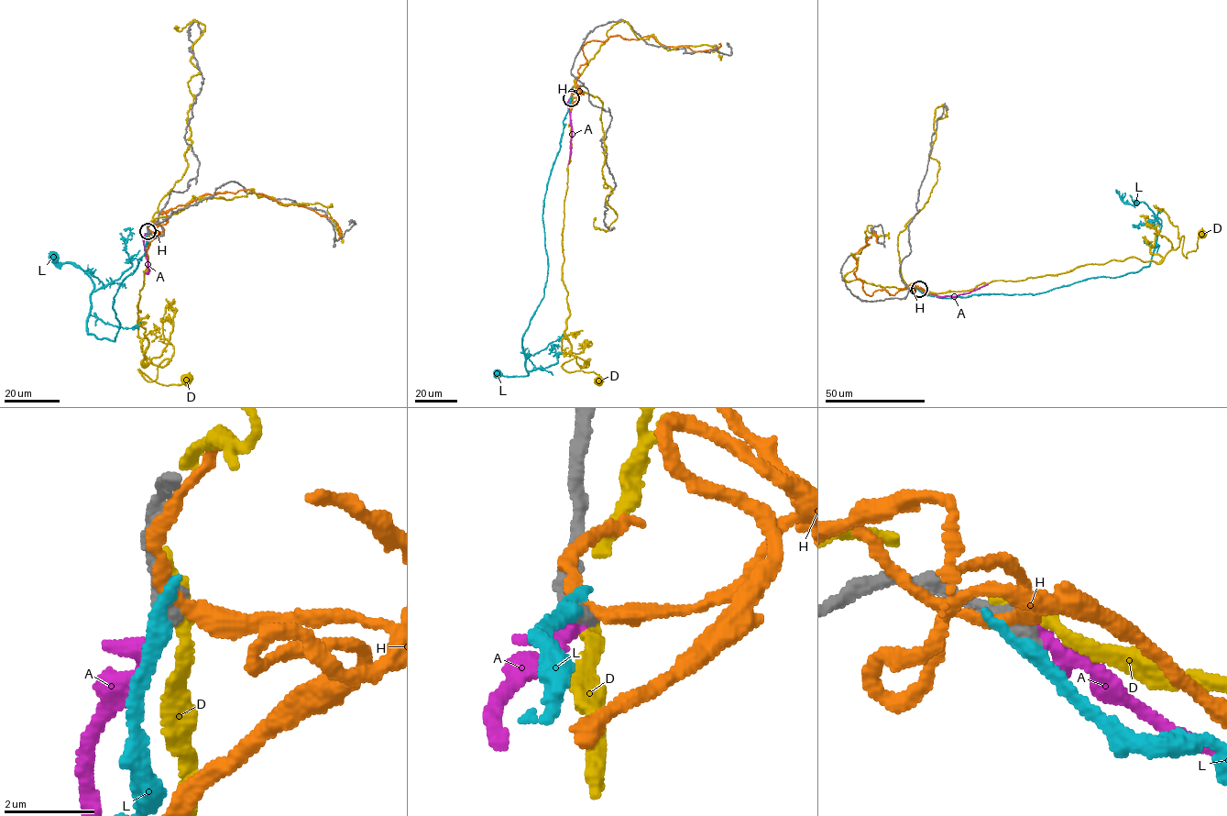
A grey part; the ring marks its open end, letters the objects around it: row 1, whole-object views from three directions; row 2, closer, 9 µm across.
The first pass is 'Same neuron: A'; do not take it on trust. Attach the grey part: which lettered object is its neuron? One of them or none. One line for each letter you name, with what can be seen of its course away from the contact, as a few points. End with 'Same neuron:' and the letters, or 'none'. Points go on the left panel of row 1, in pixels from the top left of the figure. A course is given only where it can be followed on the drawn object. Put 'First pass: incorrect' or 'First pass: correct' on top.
First pass: correct
A: Its course: (147, 231), (144, 239), (148, 274), (145, 273)
Same neuron: A

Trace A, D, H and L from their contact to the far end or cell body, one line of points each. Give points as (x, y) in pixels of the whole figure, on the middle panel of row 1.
A: (571, 98), (568, 102), (571, 127), (568, 164)
D: (572, 98), (564, 335), (585, 365), (575, 357), (562, 368), (594, 371), (597, 380)
H: (572, 97), (584, 94), (576, 80), (587, 42), (651, 36), (666, 46), (702, 51), (718, 44)
L: (571, 97), (543, 200), (542, 222), (548, 267), (544, 295), (523, 336), (528, 376), (497, 373)

